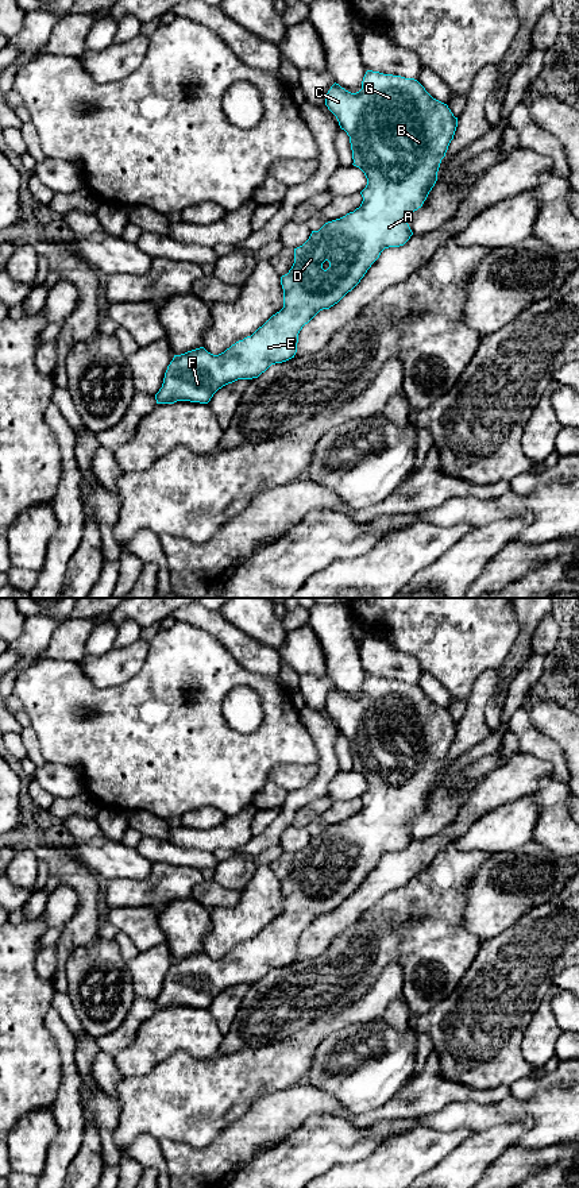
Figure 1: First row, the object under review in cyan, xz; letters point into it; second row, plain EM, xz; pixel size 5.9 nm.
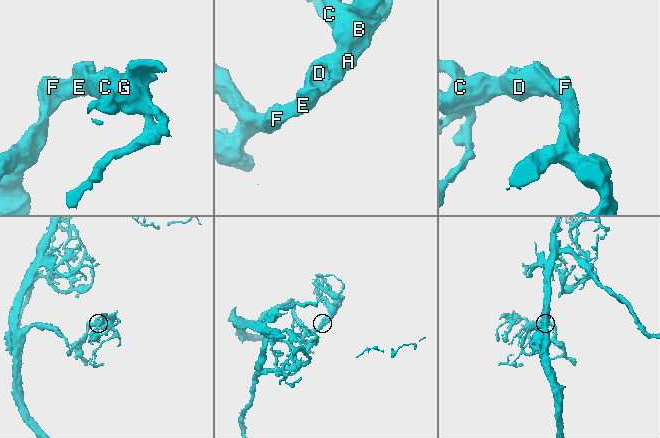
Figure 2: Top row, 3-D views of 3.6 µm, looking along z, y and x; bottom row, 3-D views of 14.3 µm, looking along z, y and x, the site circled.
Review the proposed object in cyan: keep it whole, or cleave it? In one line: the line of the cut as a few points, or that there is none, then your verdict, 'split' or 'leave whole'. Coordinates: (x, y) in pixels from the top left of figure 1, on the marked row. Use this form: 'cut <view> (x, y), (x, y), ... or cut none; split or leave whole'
cut none; leave whole

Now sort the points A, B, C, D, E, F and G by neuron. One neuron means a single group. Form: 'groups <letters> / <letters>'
groups A B C D E F G

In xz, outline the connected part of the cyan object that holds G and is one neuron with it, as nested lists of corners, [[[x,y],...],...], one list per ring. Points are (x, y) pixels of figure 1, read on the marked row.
[[[373,70],[366,72],[362,89],[356,93],[335,82],[327,93],[325,105],[350,136],[352,165],[367,178],[367,185],[360,192],[360,207],[325,223],[319,231],[312,231],[309,239],[294,248],[294,263],[289,273],[281,277],[283,308],[251,336],[219,355],[204,347],[174,355],[162,387],[155,394],[157,404],[208,404],[223,386],[238,379],[258,378],[271,364],[294,358],[302,327],[320,310],[329,309],[351,292],[385,248],[404,246],[413,235],[408,220],[422,207],[437,181],[437,171],[453,139],[458,117],[417,80]]]

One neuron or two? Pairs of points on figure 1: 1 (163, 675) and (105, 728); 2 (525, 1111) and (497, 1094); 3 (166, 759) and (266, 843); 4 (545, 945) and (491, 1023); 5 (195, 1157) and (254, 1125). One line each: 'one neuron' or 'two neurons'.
1: one neuron
2: two neurons
3: two neurons
4: one neuron
5: one neuron

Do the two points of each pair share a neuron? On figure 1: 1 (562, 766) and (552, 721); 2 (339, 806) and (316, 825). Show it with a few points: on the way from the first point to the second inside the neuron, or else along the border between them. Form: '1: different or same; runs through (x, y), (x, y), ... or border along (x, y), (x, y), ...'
1: different; border along (531, 722), (551, 737), (564, 755)
2: same; runs through (334, 812), (321, 822)

